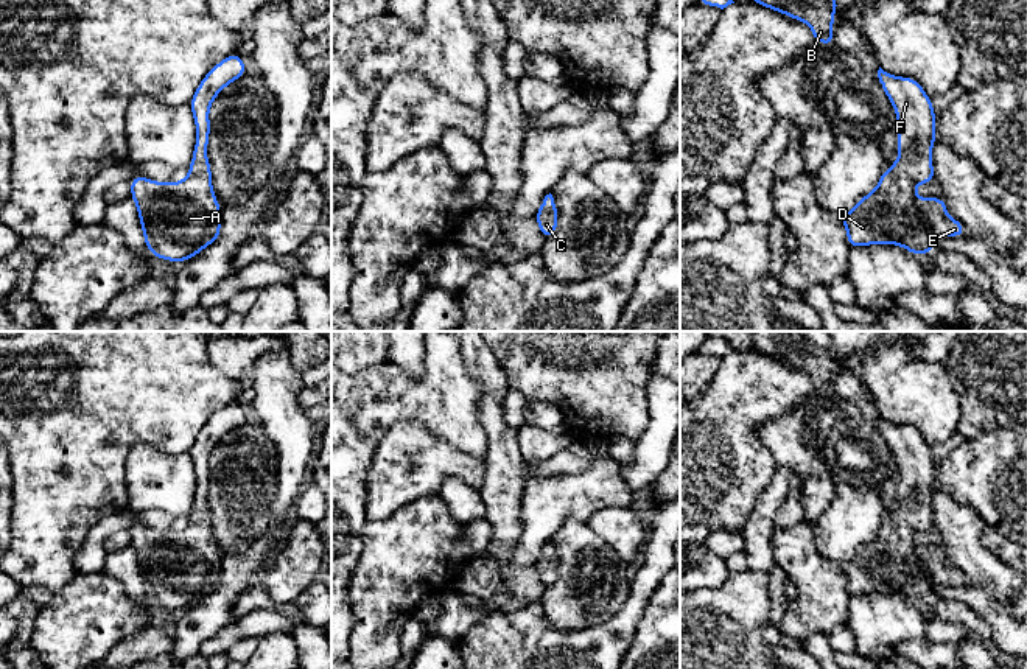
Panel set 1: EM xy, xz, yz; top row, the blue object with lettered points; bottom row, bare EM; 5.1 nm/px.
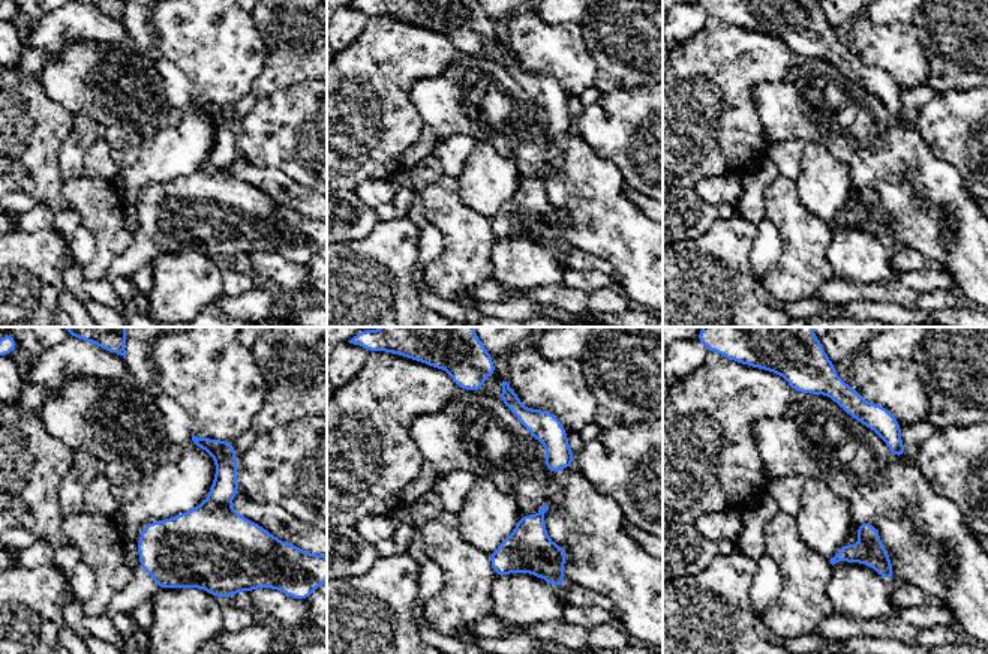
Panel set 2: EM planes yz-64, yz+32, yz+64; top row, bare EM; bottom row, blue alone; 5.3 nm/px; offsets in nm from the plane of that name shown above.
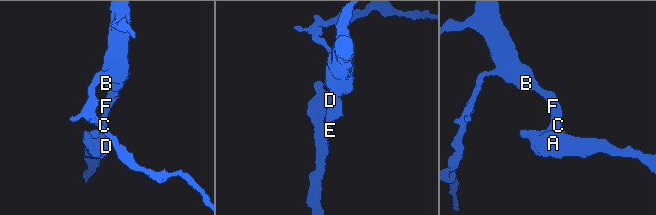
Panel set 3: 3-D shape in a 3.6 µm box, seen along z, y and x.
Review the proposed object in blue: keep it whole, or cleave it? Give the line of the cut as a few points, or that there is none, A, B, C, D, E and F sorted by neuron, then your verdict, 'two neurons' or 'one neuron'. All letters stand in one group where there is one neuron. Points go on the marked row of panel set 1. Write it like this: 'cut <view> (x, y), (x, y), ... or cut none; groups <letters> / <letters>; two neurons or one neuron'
cut none; groups A B C D E F; one neuron

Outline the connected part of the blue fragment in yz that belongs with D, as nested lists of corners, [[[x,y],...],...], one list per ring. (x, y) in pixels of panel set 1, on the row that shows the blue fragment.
[[[878,70],[879,82],[890,100],[899,131],[896,134],[898,159],[879,177],[876,188],[862,196],[851,212],[840,215],[846,227],[850,249],[871,244],[896,244],[913,255],[932,254],[934,241],[940,236],[965,236],[960,221],[946,212],[943,198],[917,198],[915,185],[934,182],[932,146],[937,140],[937,115],[932,101],[913,78],[898,78],[892,73]]]

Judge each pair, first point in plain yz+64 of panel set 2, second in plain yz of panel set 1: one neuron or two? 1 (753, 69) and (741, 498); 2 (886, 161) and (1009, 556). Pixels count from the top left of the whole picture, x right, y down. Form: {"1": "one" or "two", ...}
{"1": "one", "2": "two"}

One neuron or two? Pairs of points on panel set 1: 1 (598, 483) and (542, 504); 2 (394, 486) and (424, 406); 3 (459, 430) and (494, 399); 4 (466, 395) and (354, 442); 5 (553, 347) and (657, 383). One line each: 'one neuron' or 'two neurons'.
1: one neuron
2: two neurons
3: two neurons
4: one neuron
5: two neurons

